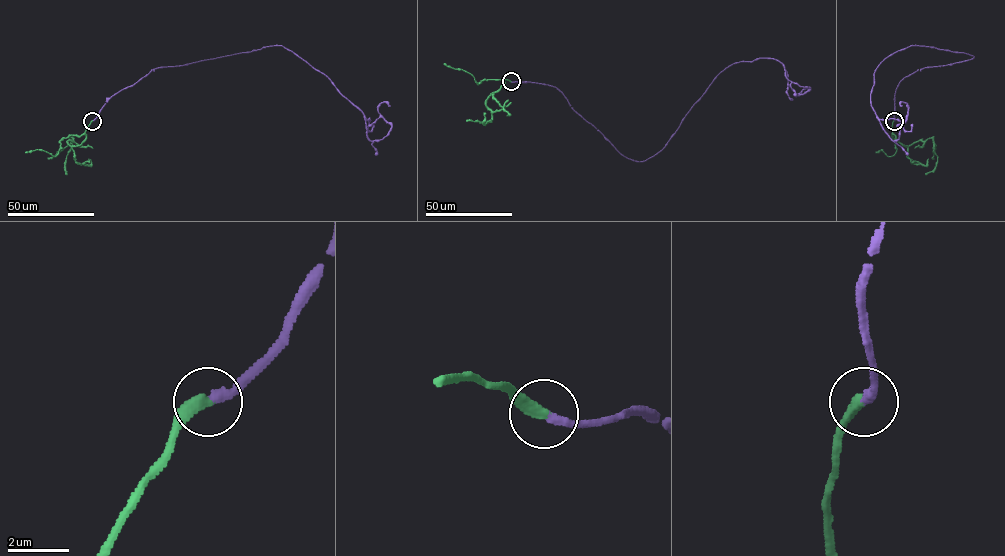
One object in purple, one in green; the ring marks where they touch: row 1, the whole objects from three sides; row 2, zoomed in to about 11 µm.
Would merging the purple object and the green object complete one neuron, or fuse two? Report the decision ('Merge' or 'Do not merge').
Merge

